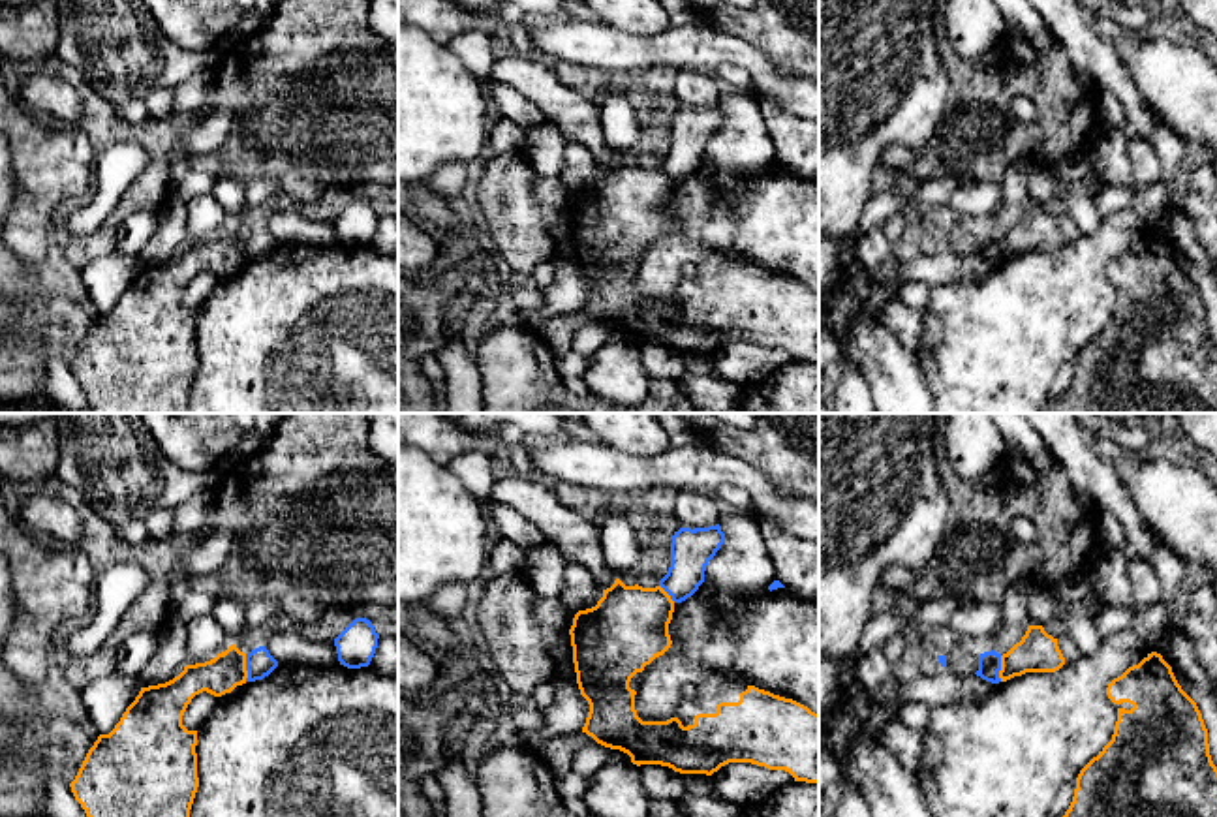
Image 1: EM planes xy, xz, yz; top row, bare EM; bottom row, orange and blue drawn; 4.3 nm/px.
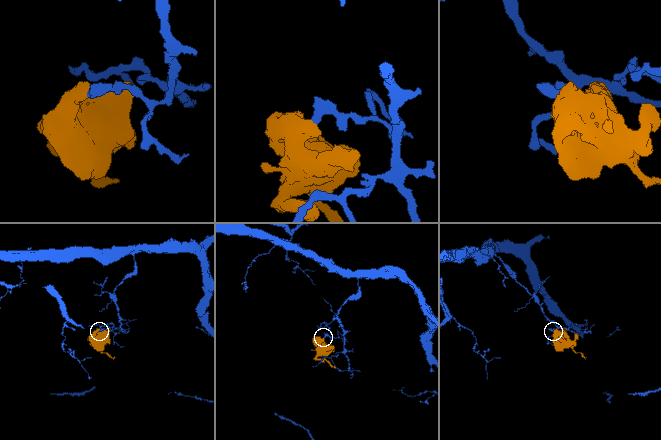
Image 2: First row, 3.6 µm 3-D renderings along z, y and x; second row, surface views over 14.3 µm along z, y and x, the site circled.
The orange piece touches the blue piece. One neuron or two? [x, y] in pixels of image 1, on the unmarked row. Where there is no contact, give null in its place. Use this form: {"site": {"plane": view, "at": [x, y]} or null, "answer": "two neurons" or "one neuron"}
{"site": {"plane": "xy", "at": [245, 246]}, "answer": "two neurons"}

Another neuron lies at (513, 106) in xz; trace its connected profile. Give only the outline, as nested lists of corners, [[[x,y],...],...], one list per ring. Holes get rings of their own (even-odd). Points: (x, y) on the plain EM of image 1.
[[[486,81],[485,88],[490,105],[496,107],[503,118],[520,124],[526,131],[545,120],[541,109],[518,90],[494,81]]]

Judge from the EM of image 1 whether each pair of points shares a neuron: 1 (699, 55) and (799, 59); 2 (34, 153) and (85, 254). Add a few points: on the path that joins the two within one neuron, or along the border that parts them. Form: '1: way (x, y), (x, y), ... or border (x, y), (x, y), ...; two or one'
1: border (733, 34), (759, 47), (780, 70), (799, 77); two
2: border (59, 203), (53, 213), (49, 239); two

